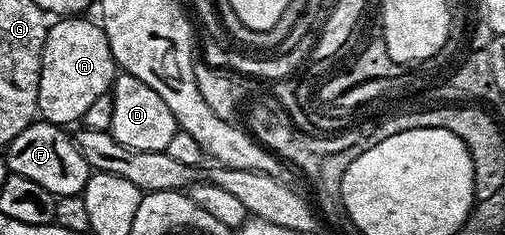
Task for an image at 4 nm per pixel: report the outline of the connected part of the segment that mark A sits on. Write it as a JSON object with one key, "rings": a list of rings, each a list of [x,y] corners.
{"rings":[[[61,16],[45,31],[45,47],[41,53],[41,75],[37,93],[37,112],[53,126],[69,128],[72,122],[80,123],[87,108],[99,96],[110,93],[119,67],[107,44],[105,31],[96,21],[88,22],[85,16]]]}

